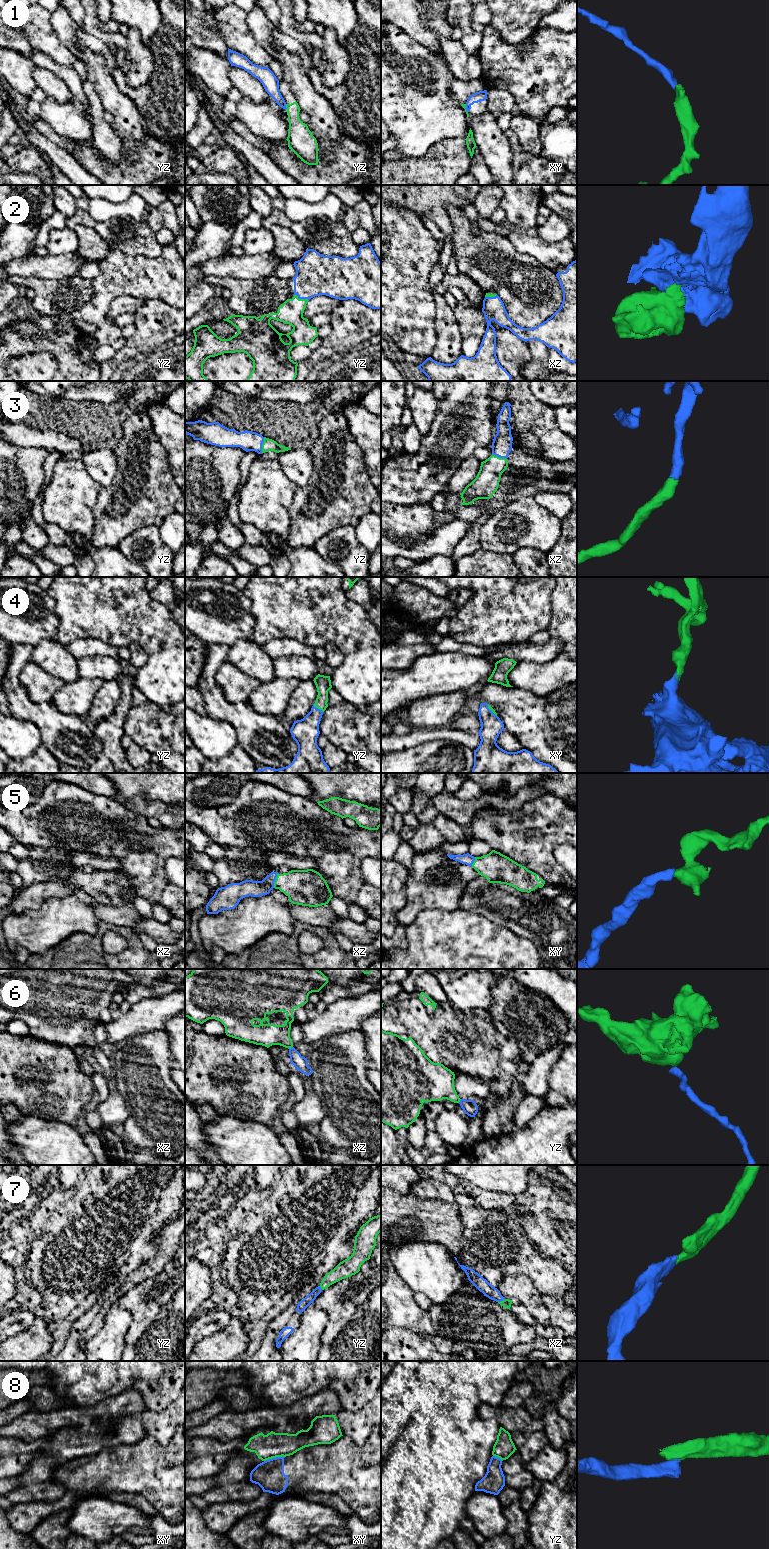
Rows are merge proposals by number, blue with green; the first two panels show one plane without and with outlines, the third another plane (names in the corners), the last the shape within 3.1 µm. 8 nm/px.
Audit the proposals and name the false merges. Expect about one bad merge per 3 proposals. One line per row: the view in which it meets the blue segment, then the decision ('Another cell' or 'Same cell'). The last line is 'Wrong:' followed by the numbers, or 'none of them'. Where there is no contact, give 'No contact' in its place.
1: Touches blue in yz. Another cell
2: Touches blue in yz. Same cell
3: Touches blue in yz. Same cell
4: Touches blue in yz. Same cell
5: Touches blue in xz. Same cell
6: Touches blue in xz. Another cell
7: Touches blue in xz. Same cell
8: Touches blue in xy. Another cell
Wrong: 1, 6, 8

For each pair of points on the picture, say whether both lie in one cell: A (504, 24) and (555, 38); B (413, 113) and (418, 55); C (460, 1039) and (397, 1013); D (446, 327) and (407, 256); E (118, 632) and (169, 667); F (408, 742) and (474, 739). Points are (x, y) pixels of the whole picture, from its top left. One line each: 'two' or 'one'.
A: two
B: one
C: one
D: two
E: one
F: one

